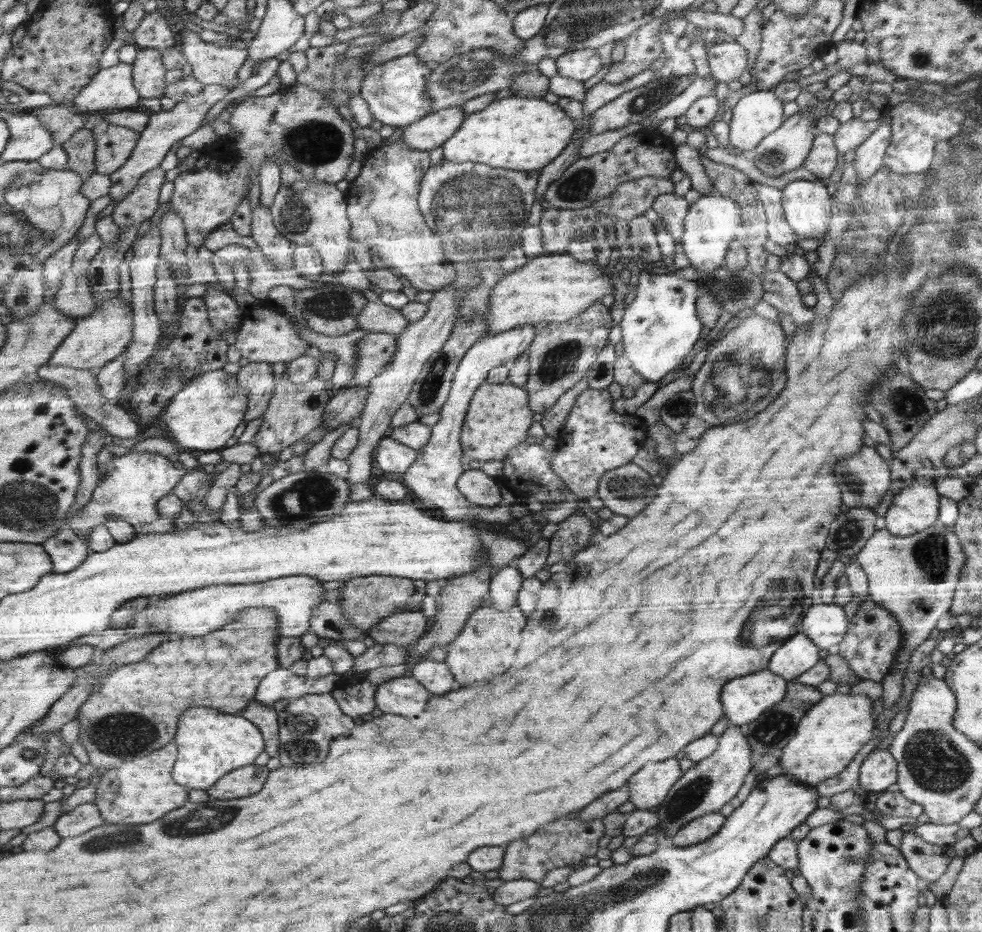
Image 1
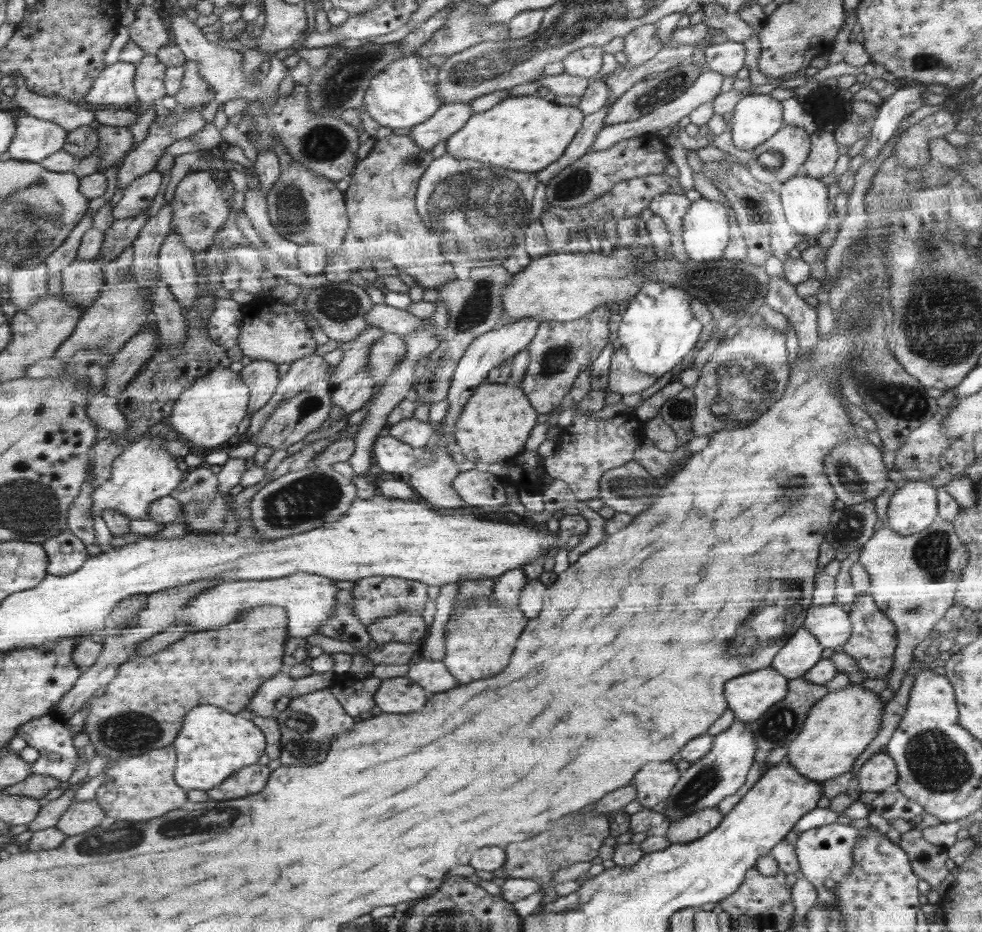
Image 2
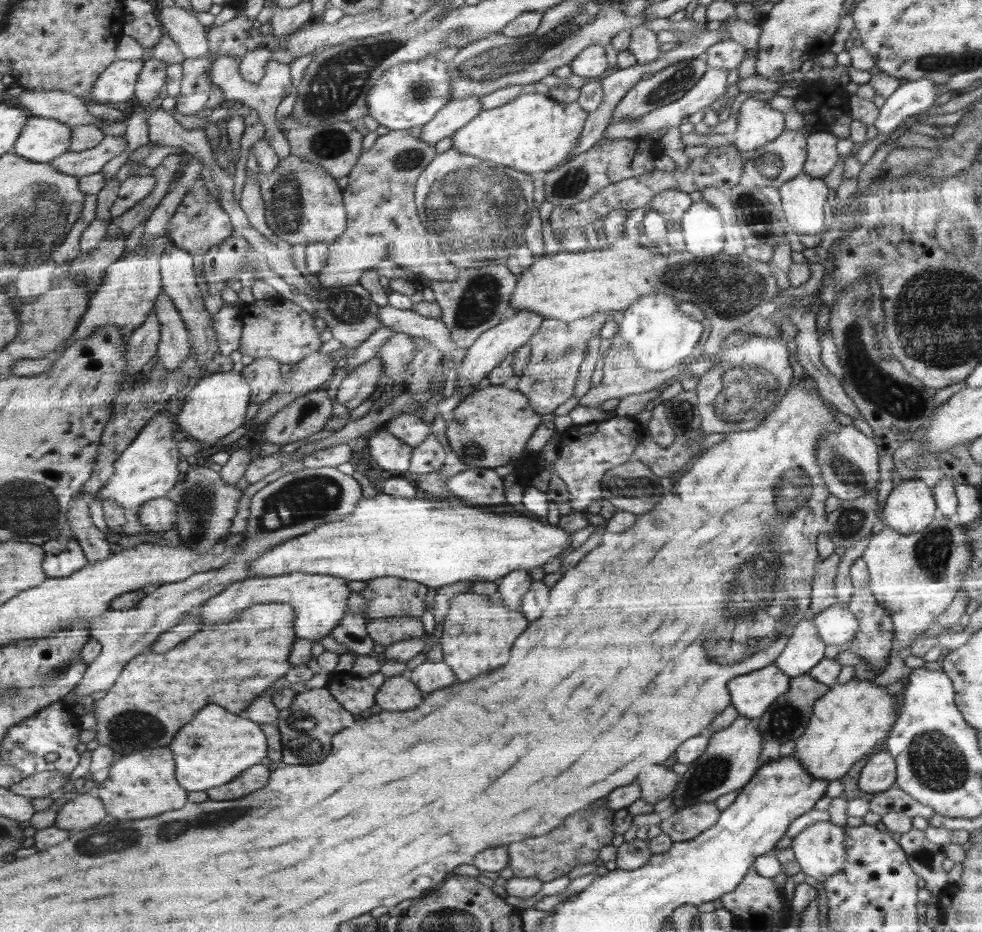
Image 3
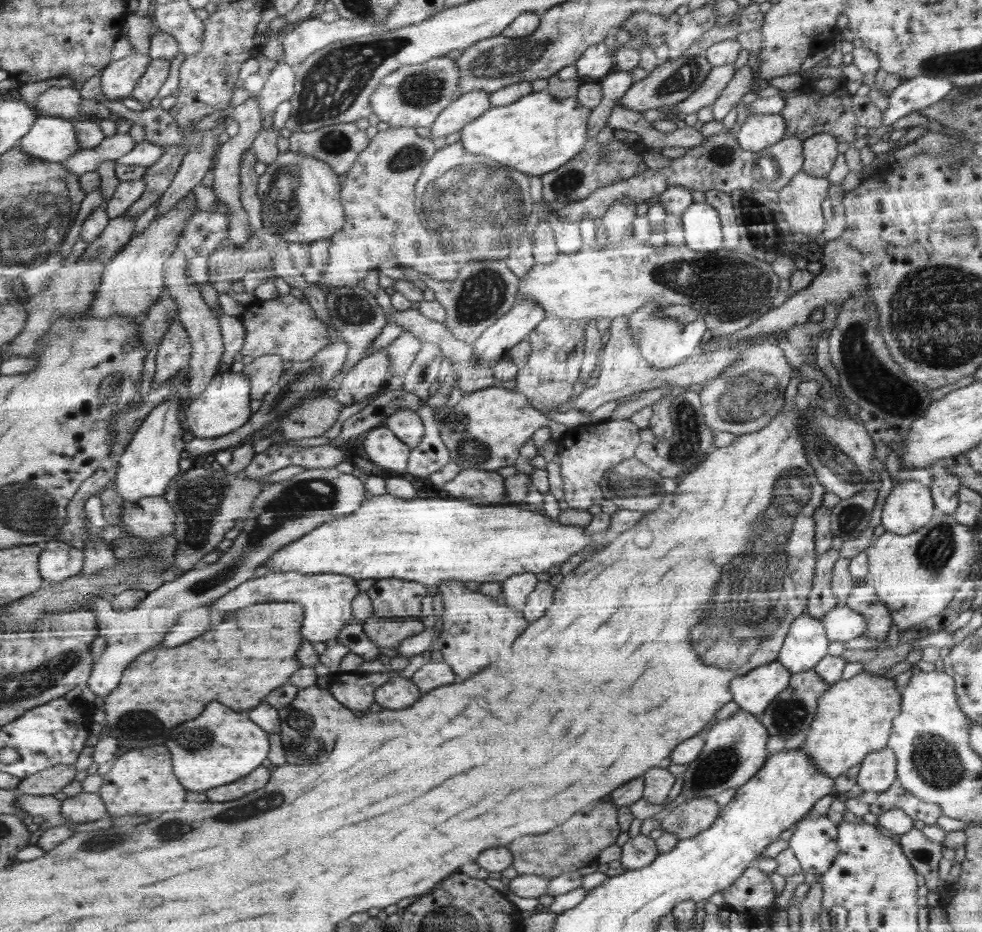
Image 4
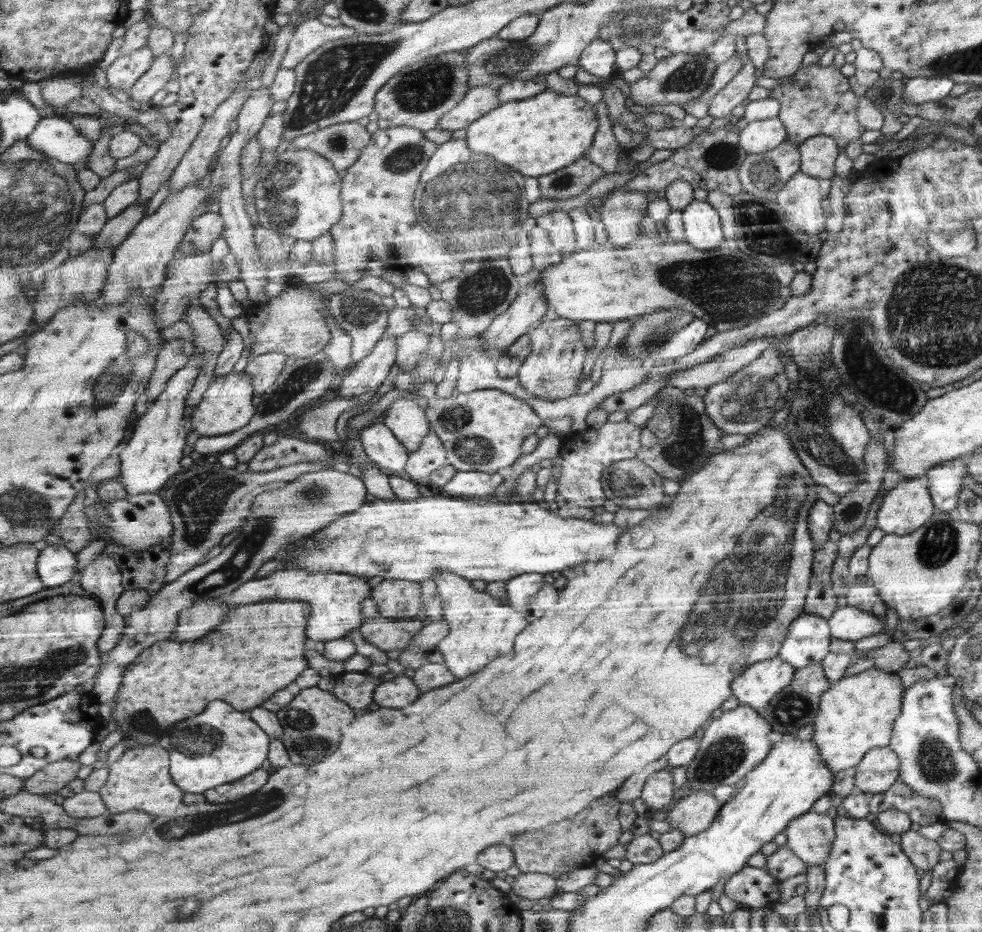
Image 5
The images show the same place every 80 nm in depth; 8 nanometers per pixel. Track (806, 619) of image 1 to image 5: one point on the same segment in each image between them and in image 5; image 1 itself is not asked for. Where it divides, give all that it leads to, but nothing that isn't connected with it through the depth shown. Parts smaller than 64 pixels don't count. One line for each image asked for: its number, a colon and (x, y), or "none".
2: (832, 626)
3: (837, 625)
4: (842, 623)
5: (852, 623)

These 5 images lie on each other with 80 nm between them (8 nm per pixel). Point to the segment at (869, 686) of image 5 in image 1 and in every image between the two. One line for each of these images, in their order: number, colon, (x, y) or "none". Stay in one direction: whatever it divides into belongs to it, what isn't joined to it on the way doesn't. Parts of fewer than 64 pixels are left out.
1: (831, 733)
2: (838, 728)
3: (847, 723)
4: (854, 718)

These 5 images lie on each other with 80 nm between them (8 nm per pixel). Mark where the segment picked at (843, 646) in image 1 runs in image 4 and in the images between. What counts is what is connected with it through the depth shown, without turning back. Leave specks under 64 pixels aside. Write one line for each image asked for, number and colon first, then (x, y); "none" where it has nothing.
2: (874, 636)
3: (873, 641)
4: (863, 599)

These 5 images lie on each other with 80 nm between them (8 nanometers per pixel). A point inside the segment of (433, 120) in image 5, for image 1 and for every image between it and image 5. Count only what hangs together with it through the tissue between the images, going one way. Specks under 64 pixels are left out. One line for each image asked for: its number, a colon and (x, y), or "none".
1: (396, 92)
2: (405, 94)
3: (410, 94)
4: (414, 95)

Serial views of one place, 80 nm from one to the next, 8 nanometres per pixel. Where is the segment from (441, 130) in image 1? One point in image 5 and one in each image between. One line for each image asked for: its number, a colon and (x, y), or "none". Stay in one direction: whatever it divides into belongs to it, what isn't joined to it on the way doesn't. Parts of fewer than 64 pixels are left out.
2: (451, 117)
3: (456, 114)
4: (469, 106)
5: (479, 101)

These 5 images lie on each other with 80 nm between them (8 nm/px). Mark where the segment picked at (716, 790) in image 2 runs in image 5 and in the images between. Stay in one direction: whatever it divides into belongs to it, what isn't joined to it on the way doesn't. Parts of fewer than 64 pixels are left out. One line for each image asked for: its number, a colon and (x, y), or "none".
3: (730, 760)
4: (735, 749)
5: (733, 744)

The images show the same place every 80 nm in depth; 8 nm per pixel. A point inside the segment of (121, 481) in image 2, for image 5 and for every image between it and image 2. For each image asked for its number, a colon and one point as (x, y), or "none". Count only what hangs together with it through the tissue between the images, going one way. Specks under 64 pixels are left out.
3: (148, 470)
4: (147, 468)
5: (153, 456)

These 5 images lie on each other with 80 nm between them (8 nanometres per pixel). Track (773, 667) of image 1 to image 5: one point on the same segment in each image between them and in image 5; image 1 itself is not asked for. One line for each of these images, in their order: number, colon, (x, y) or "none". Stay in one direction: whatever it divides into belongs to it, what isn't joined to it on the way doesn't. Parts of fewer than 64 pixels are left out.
2: (802, 652)
3: (805, 649)
4: (805, 645)
5: (807, 642)

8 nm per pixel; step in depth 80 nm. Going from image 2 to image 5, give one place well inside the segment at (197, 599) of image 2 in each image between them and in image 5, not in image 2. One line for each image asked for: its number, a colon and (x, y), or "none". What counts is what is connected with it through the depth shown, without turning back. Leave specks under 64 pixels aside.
3: (320, 601)
4: (326, 597)
5: (336, 598)

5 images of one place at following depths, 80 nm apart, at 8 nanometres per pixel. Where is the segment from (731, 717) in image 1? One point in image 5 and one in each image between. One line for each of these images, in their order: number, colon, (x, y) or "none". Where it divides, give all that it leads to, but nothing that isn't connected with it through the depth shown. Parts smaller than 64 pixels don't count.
2: (751, 695)
3: (755, 692)
4: (753, 692)
5: (758, 684)

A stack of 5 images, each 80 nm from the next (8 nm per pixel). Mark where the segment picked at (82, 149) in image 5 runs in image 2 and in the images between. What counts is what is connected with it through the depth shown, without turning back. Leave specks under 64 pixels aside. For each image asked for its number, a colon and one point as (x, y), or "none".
2: (37, 139)
3: (44, 139)
4: (53, 138)

